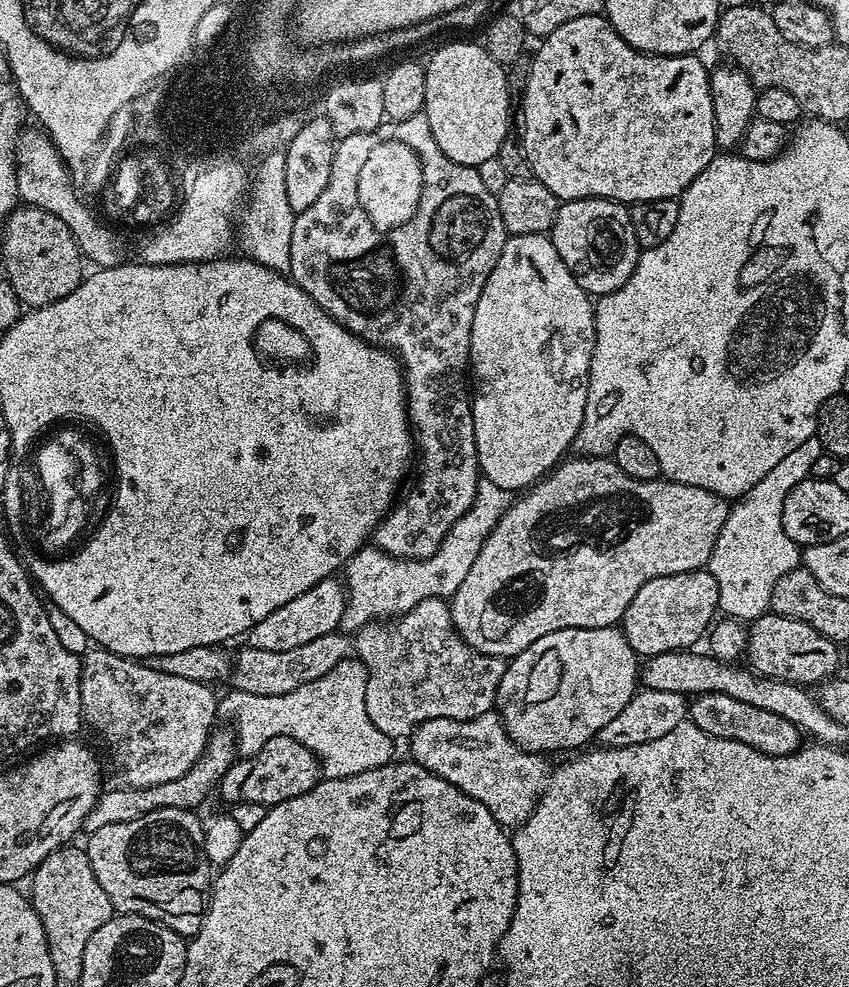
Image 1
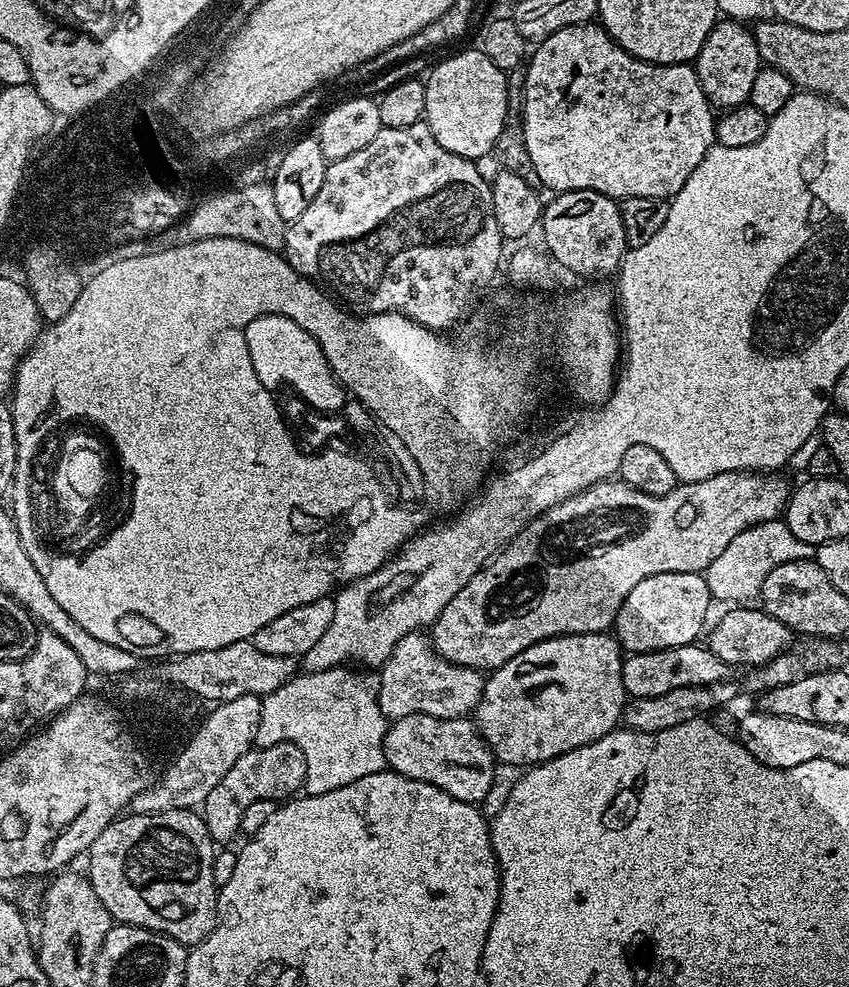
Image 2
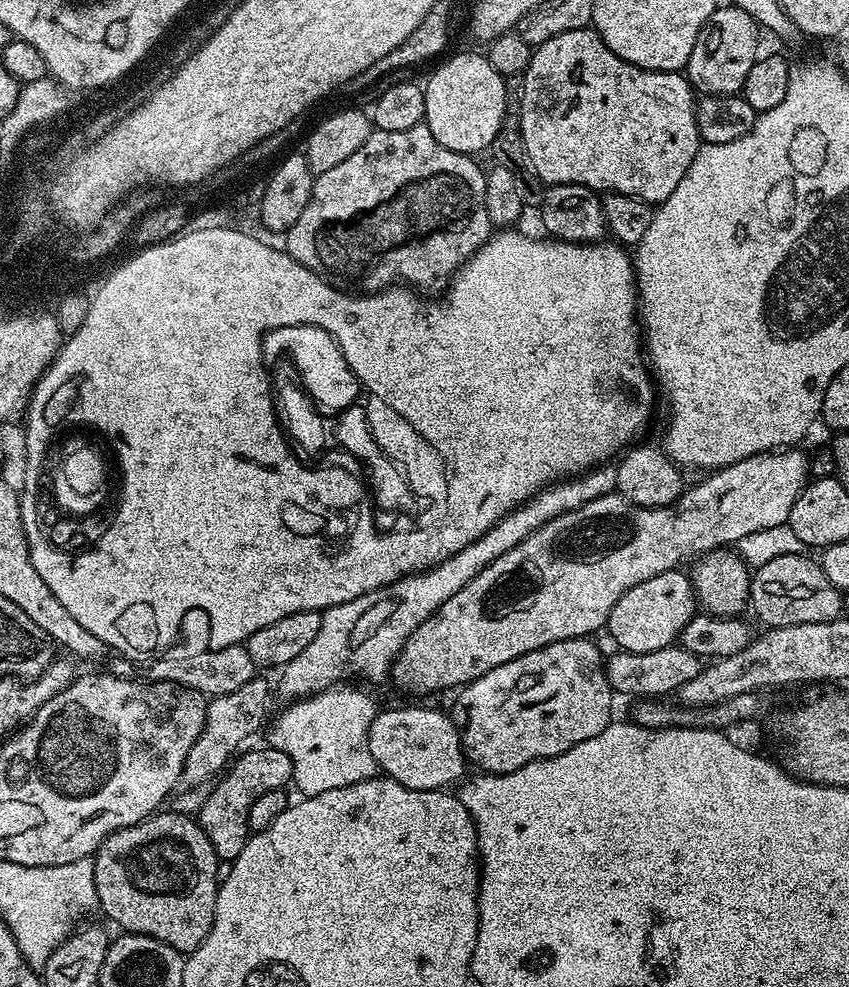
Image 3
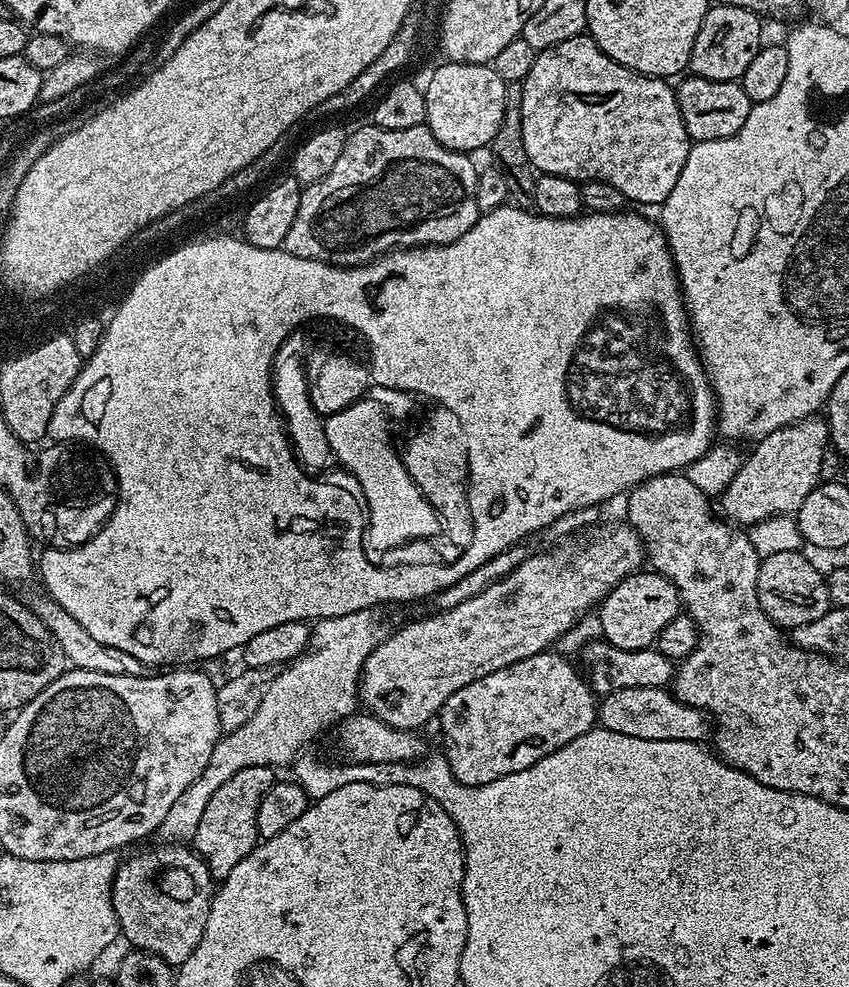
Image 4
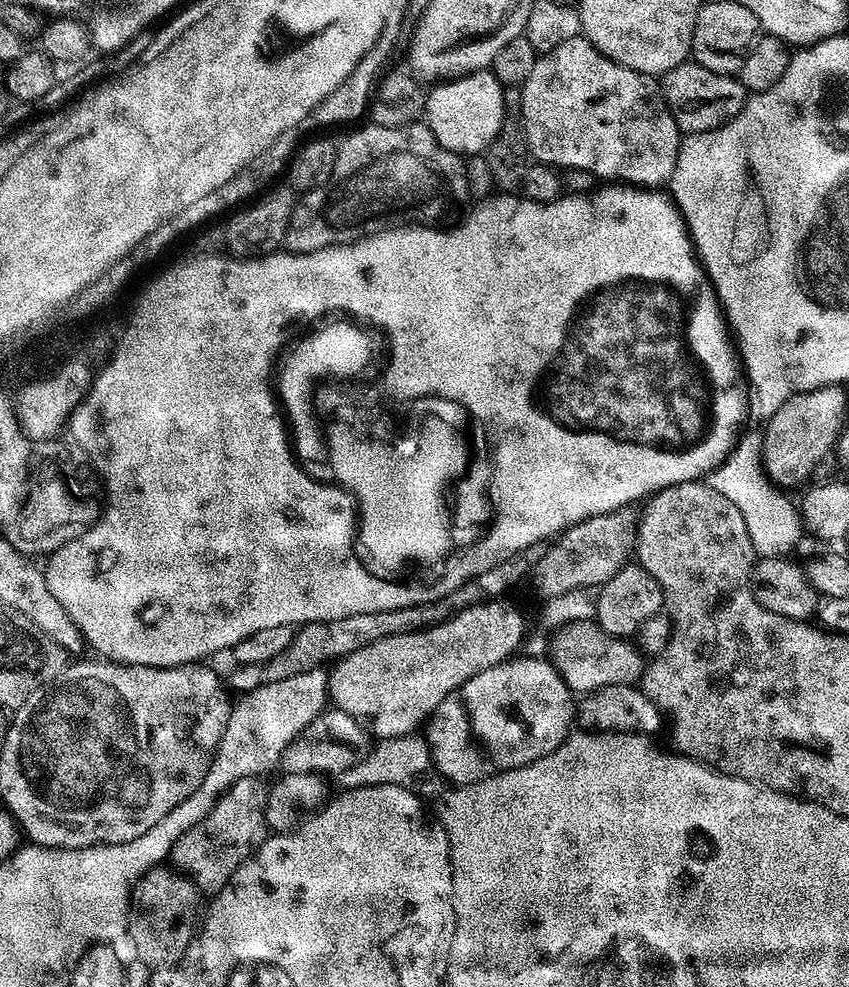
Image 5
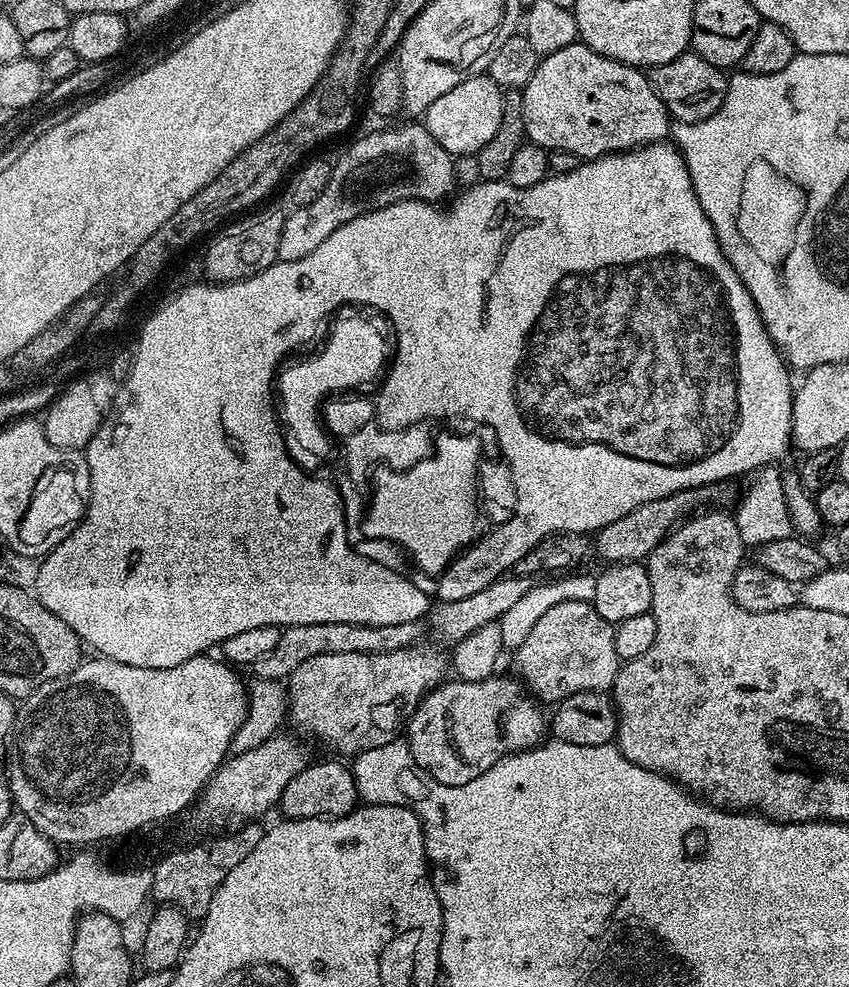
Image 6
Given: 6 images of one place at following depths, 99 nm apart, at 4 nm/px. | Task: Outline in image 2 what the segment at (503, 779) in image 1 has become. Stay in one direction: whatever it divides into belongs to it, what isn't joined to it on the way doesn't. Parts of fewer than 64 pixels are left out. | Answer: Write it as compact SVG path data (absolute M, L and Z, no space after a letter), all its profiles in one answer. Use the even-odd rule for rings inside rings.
M414 714L393 720L383 733L382 743L384 763L391 771L411 780L438 786L438 790L446 790L446 794L467 804L479 805L480 800L487 798L498 769L491 748L468 718L443 720Z

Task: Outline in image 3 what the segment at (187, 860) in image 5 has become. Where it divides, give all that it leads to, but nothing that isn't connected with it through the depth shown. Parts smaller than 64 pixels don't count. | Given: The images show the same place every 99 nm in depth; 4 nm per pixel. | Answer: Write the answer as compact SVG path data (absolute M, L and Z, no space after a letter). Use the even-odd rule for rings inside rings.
M267 746L251 748L241 751L231 761L226 774L221 775L211 785L212 792L210 788L198 813L200 828L206 834L206 838L210 838L217 857L225 862L236 860L238 854L242 854L242 846L246 846L250 835L250 806L254 806L254 802L258 802L262 794L270 790L281 790L285 787L284 783L292 780L290 754L282 754L282 750Z

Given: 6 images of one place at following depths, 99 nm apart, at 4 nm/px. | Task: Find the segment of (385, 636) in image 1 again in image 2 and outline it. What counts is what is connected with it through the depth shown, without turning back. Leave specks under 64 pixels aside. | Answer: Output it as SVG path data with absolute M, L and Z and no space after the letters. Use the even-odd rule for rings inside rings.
M420 630L406 634L406 638L396 643L378 675L379 715L388 722L414 714L426 714L443 720L467 717L475 713L486 679L485 673L479 668L458 666L439 656L430 647L429 637Z

